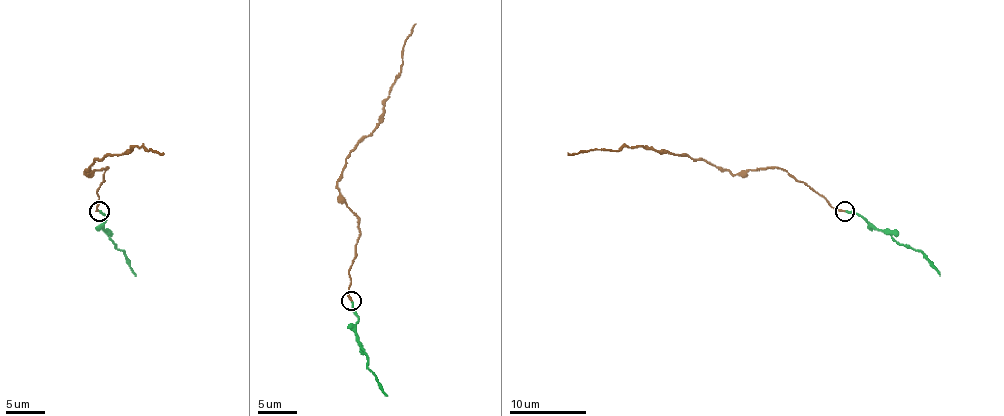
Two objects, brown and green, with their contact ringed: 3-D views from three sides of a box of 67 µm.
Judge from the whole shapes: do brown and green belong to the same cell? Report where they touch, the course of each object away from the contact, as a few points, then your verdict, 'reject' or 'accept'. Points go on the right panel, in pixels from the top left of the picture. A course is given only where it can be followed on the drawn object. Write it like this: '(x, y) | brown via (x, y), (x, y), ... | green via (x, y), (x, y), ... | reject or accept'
(845, 211) | brown via (845, 210), (834, 209), (780, 168), (735, 174), (656, 149), (631, 147), (567, 152) | green via (845, 210), (886, 230), (899, 243), (917, 249), (940, 276) | accept

